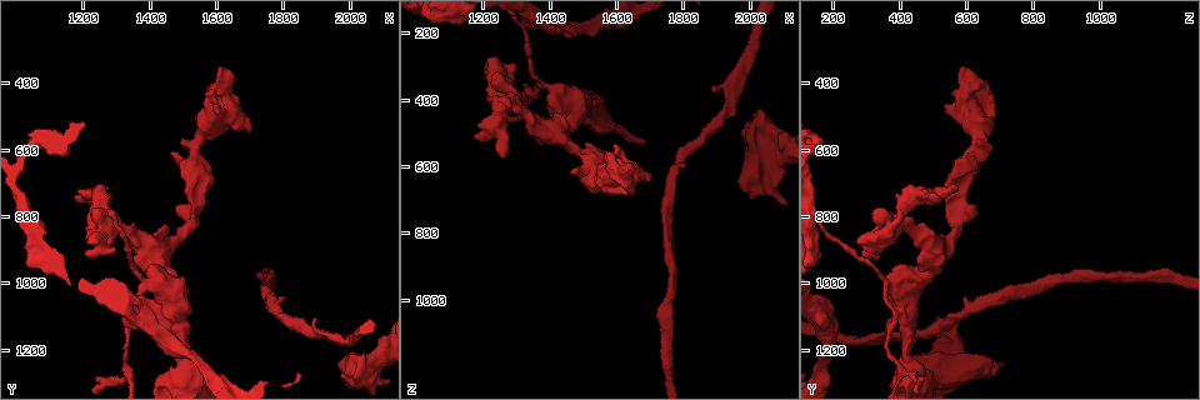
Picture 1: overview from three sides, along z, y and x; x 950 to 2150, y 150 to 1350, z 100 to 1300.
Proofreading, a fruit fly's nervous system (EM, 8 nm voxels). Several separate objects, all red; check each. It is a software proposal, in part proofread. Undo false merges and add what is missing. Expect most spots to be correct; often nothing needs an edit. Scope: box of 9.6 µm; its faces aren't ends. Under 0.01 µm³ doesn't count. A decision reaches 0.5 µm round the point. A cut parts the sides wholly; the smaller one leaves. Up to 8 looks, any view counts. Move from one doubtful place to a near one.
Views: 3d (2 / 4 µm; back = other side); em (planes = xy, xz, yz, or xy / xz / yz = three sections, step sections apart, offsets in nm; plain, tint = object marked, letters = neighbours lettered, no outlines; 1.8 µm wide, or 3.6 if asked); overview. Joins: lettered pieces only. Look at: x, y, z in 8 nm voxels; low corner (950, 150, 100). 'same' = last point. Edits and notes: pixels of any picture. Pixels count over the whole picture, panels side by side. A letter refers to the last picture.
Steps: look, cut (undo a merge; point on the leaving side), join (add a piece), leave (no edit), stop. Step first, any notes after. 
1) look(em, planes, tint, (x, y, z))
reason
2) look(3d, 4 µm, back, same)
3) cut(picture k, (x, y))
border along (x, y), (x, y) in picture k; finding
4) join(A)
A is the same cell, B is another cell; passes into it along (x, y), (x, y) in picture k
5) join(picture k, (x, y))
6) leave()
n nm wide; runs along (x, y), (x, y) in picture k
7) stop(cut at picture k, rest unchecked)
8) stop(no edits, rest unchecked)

look(em, xz, step 4, tint, (1280, 810, 400))
abrupt turn

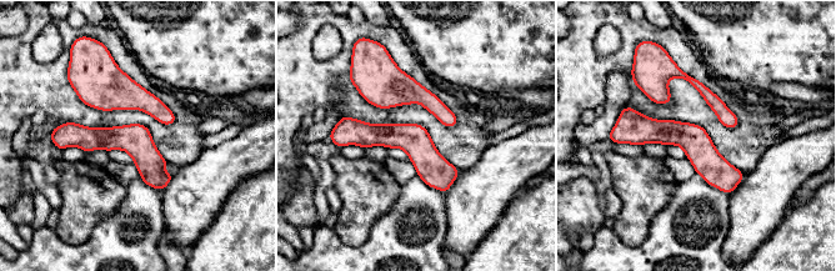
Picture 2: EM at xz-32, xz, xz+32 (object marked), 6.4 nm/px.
look(em, planes, letters, same)
cut it another way

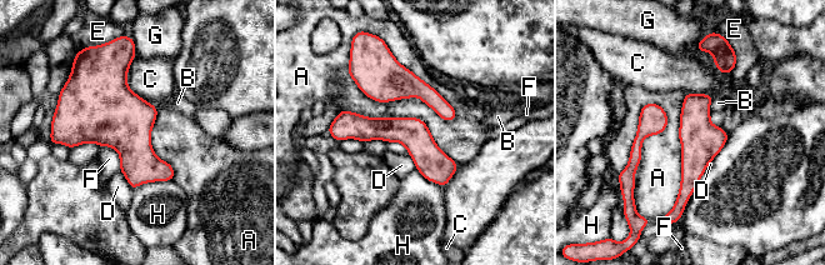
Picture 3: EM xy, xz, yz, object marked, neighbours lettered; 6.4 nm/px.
leave()
200 nm wide; A, B, C, D, E, F, G and H are other cells; border along (350, 76), (456, 116) in picture 3; continuous, no second neuron

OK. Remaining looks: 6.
look(3d, 4 µm, (1390, 1000, 360))
sharp bend

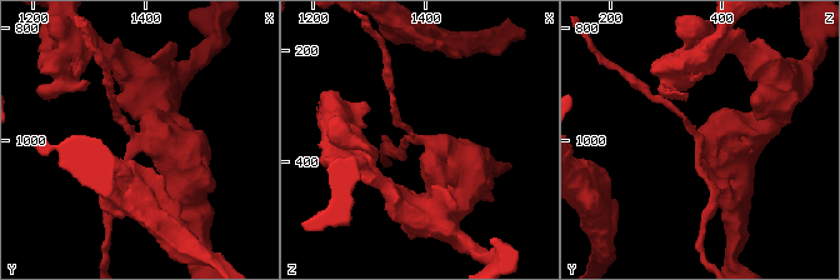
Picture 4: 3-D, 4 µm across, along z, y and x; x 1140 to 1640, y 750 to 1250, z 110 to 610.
look(em, xy, step 4, letters, (1395, 1000, 365))
3 arms

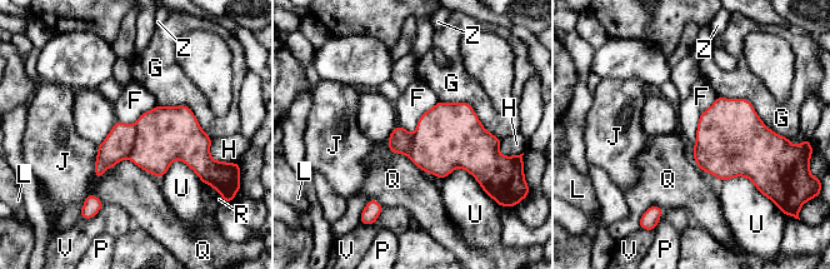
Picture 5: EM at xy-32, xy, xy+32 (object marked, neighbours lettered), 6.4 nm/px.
cut(picture 5, (119, 143))
280 nm wide; F, G, H, J, L, P, Q, R, U, V and Z are other cells; border along (135, 125), (134, 147), (128, 157) in picture 5; a second neuron is stuck on

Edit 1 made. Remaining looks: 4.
look(overview)

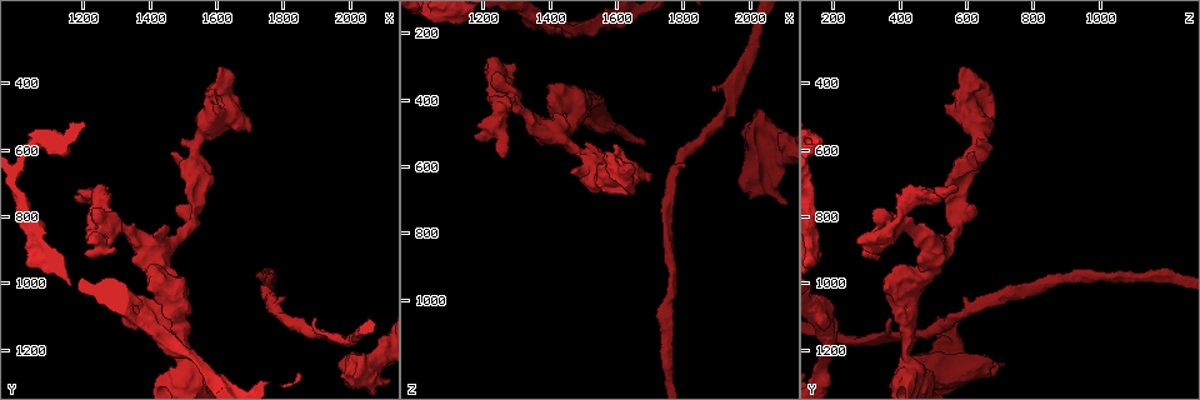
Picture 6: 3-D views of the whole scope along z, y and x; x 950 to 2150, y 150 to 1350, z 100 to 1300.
look(em, 3.6 µm, xy, step 4, tint, (1340, 1120, 180))
thick turns thin

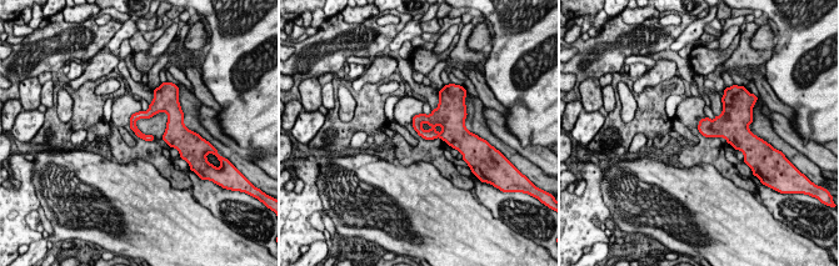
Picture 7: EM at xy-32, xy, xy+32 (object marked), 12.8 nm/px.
look(em, 3.6 µm, planes, tint, same)

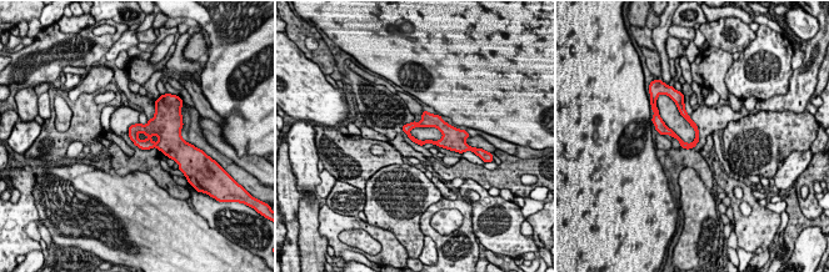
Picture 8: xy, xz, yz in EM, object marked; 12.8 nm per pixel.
look(em, 3.6 µm, planes, letters, same)
what lies round it

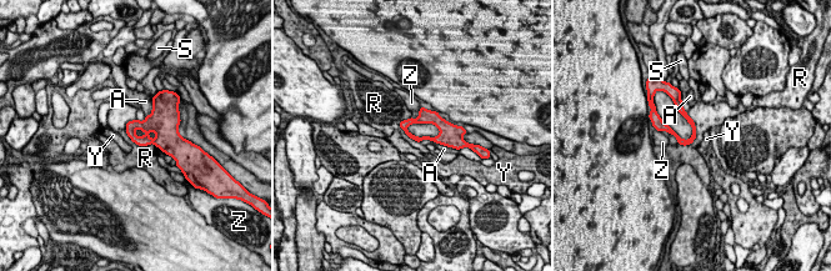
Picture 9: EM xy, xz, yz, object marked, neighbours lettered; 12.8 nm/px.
leave()
A, R, S, Y and Z are other cells; runs along (404, 124), (435, 119), (449, 135) in picture 9; all the same neuron

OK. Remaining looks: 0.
stop(cut at picture 5, rest unchecked)

